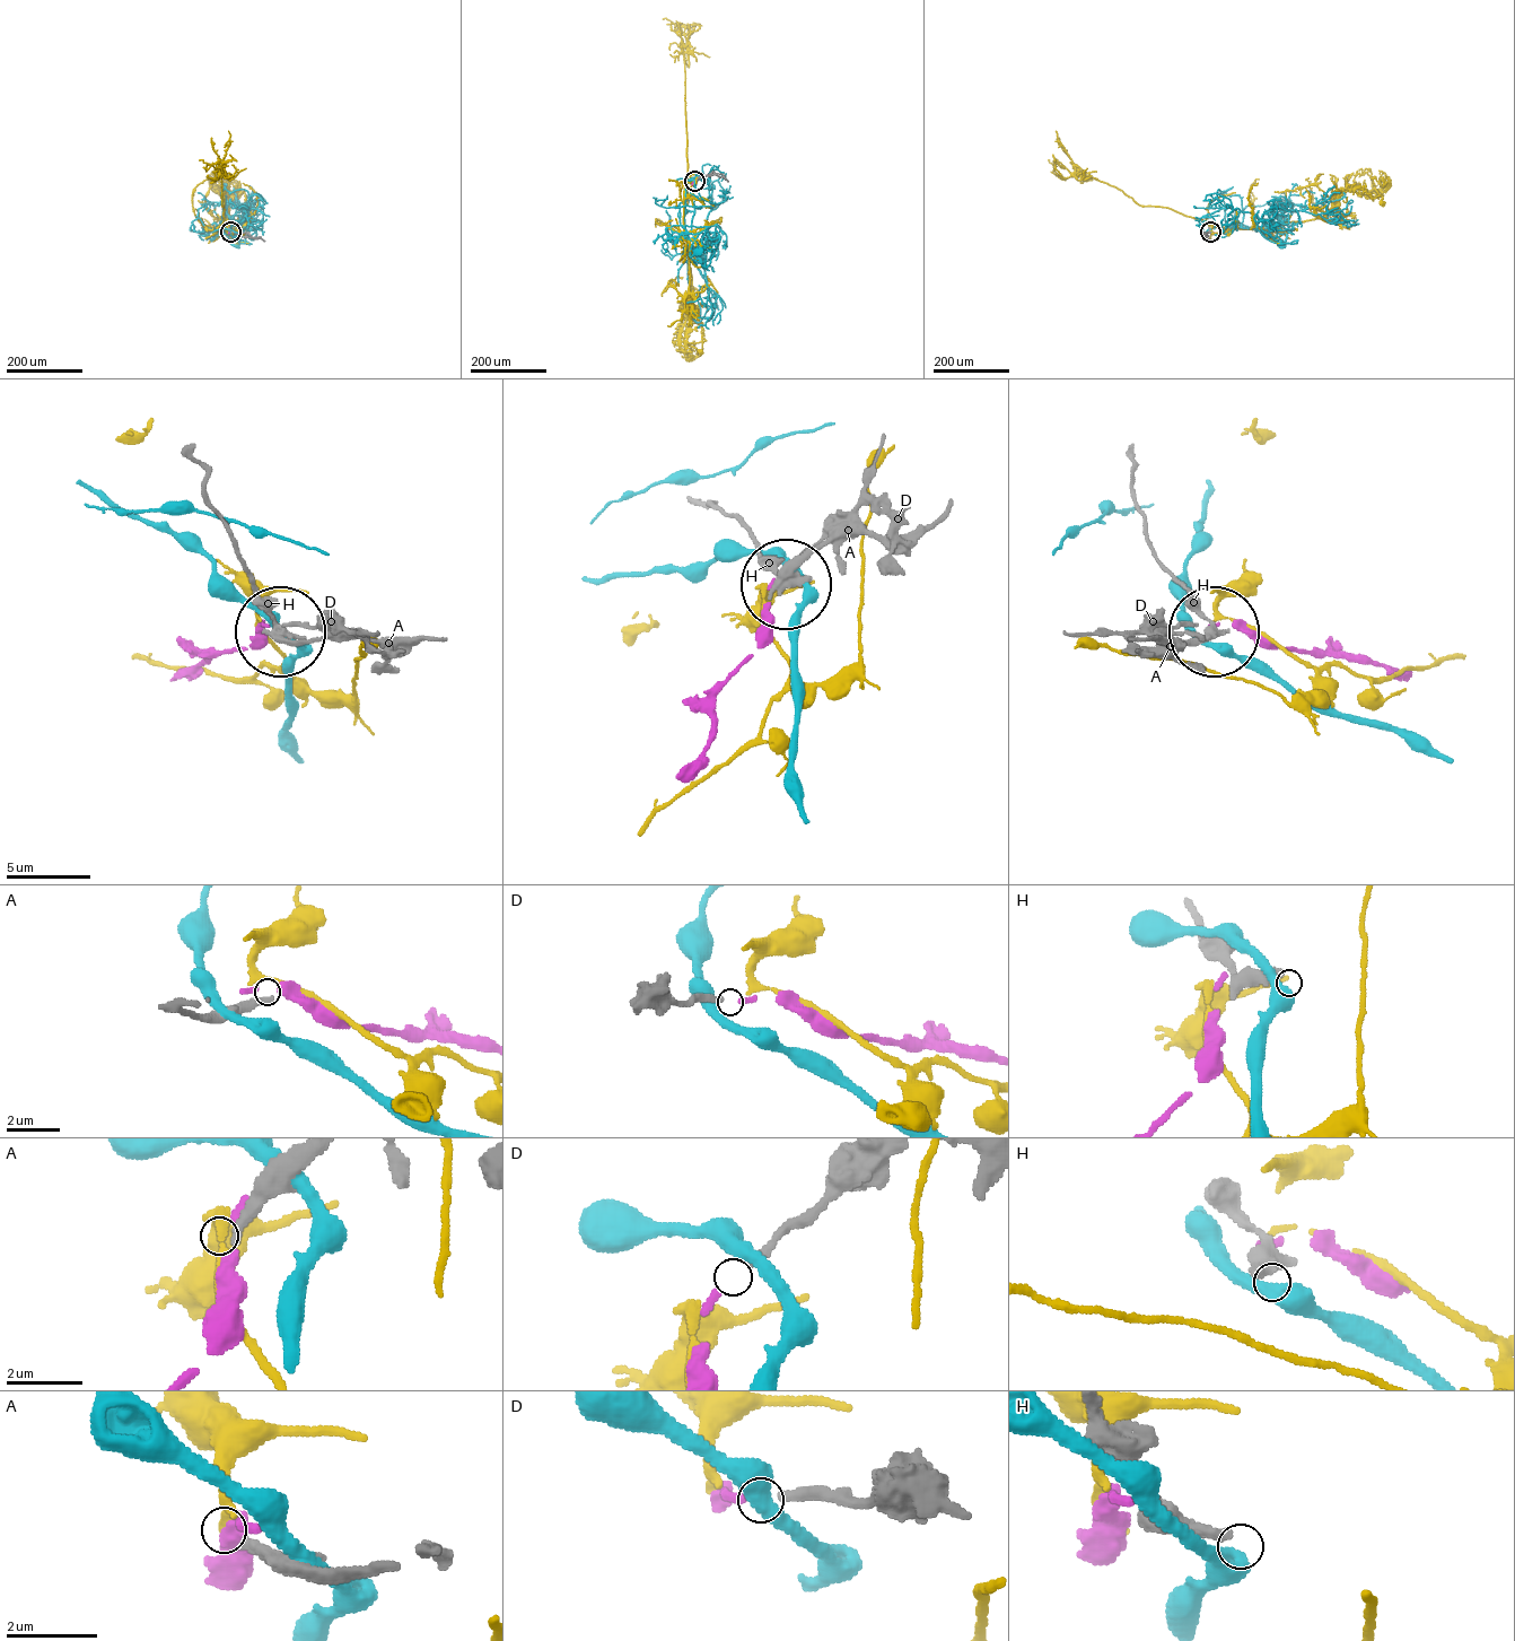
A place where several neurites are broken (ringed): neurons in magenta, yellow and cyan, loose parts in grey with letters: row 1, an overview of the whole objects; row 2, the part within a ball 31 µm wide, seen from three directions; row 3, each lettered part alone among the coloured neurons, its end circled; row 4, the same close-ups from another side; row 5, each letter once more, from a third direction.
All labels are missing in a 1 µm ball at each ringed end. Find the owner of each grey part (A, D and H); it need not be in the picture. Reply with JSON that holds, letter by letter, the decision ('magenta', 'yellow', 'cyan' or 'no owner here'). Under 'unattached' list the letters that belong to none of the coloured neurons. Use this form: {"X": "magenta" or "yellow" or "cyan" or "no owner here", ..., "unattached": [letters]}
{"A": "no owner here", "D": "magenta", "H": "no owner here", "unattached": ["A", "H"]}

